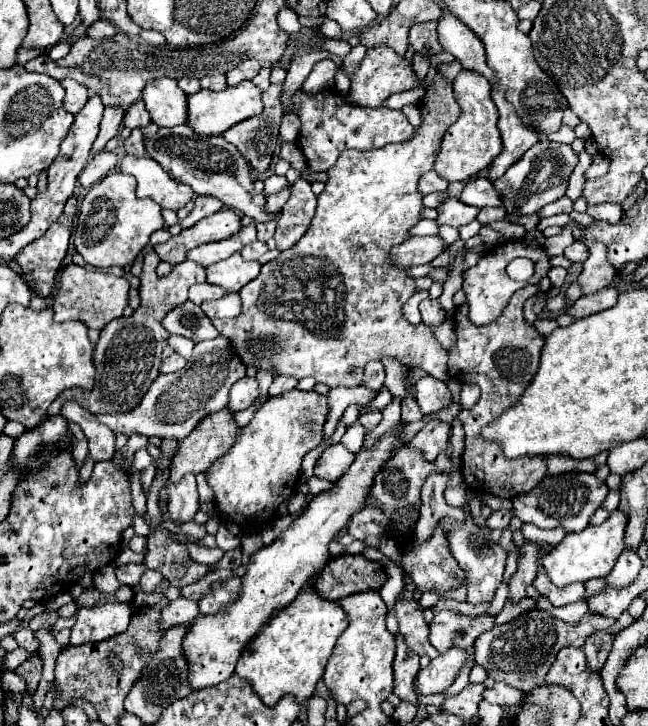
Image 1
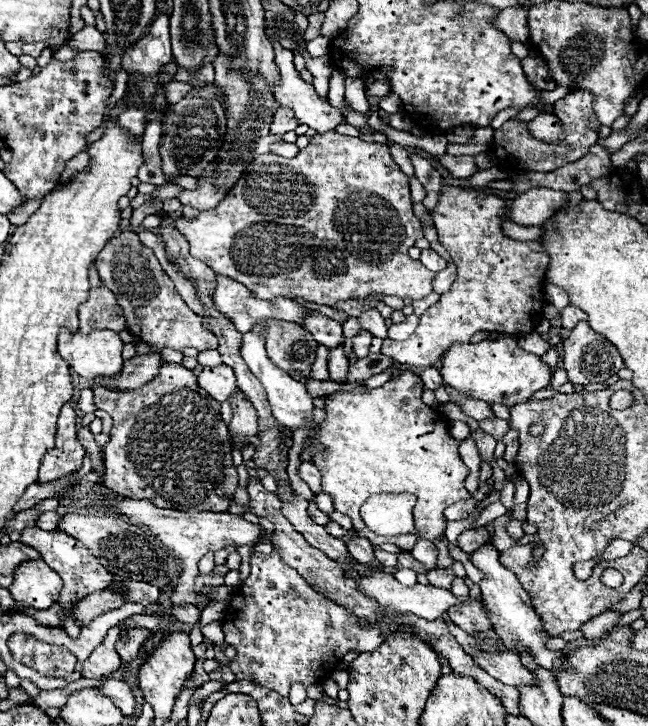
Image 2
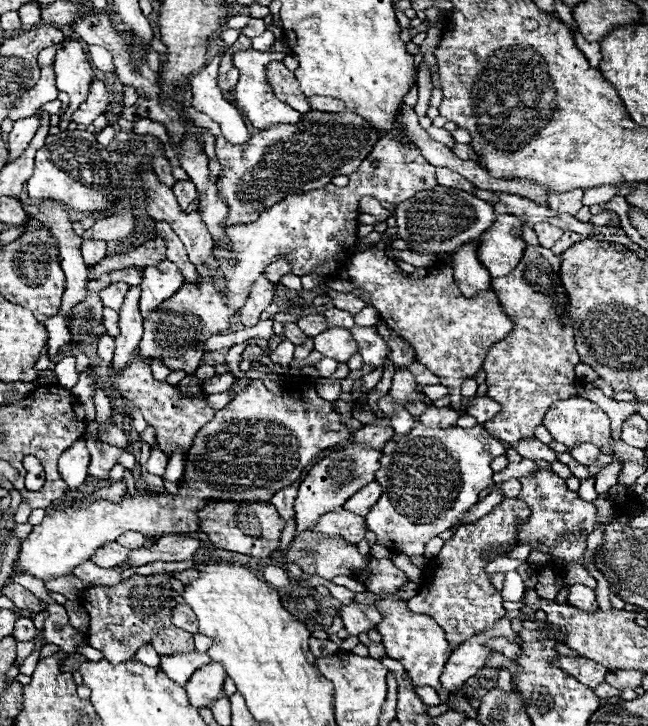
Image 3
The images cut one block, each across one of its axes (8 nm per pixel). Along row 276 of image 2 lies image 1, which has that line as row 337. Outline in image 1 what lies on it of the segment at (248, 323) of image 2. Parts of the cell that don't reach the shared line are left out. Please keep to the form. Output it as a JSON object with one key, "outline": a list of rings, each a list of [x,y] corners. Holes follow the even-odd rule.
{"outline":[[[214,338],[204,340],[194,346],[194,352],[180,372],[174,374],[160,374],[154,384],[150,386],[148,394],[142,398],[140,406],[126,414],[104,414],[98,420],[110,426],[116,434],[146,434],[146,436],[160,436],[160,438],[186,438],[196,424],[216,412],[222,410],[228,402],[228,392],[234,382],[246,376],[246,366],[230,348],[228,338]]]}

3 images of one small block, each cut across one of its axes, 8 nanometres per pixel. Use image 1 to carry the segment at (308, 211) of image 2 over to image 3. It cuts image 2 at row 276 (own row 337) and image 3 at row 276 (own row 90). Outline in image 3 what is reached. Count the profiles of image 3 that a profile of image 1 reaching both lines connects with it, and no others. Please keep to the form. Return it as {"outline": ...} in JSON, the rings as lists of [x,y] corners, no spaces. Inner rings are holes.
{"outline":[[[474,238],[472,242],[462,244],[452,254],[454,278],[452,266],[440,264],[432,266],[426,278],[412,280],[386,256],[384,250],[358,252],[348,264],[350,278],[330,280],[328,288],[336,292],[352,292],[352,284],[364,288],[368,292],[366,304],[374,306],[380,312],[380,318],[386,318],[384,322],[400,338],[412,344],[418,360],[436,376],[448,378],[456,386],[462,386],[464,380],[476,376],[488,348],[508,336],[508,332],[512,330],[512,320],[502,312],[496,294],[488,290],[492,278],[478,258],[478,244],[480,238]]]}

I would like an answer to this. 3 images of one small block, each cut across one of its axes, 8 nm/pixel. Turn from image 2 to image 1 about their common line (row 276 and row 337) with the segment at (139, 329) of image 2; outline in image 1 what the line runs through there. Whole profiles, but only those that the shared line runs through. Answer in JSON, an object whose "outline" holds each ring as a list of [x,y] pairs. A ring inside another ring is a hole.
{"outline":[[[150,248],[144,256],[144,268],[140,274],[142,284],[139,287],[140,308],[130,318],[116,318],[110,322],[98,340],[94,350],[96,382],[90,392],[74,396],[86,410],[92,414],[120,414],[138,406],[142,394],[160,374],[160,354],[168,346],[168,332],[162,326],[162,318],[188,300],[188,288],[198,282],[206,282],[206,272],[200,264],[186,260],[176,264],[170,274],[156,276],[156,252]]]}

